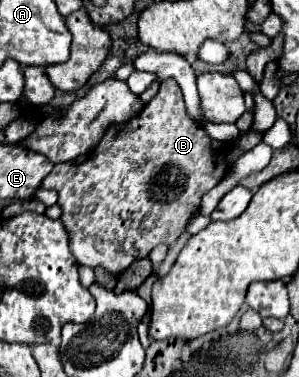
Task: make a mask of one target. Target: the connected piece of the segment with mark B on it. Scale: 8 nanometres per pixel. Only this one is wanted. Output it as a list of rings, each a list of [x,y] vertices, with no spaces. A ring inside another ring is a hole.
[[[170,78],[162,82],[160,92],[136,118],[124,124],[112,124],[84,162],[54,164],[52,172],[42,180],[42,188],[58,192],[62,224],[70,234],[70,250],[78,264],[90,268],[102,266],[112,276],[120,276],[132,262],[148,258],[154,246],[172,246],[184,232],[188,220],[198,212],[202,196],[230,170],[224,152],[218,152],[220,148],[222,144],[214,142],[186,114],[180,86]]]

